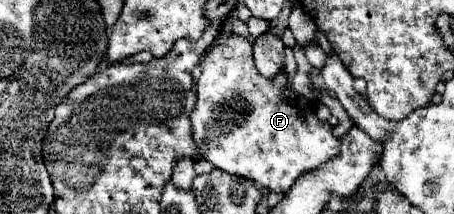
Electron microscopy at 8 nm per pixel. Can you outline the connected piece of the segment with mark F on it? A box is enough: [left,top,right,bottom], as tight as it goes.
[190,34,340,194]

